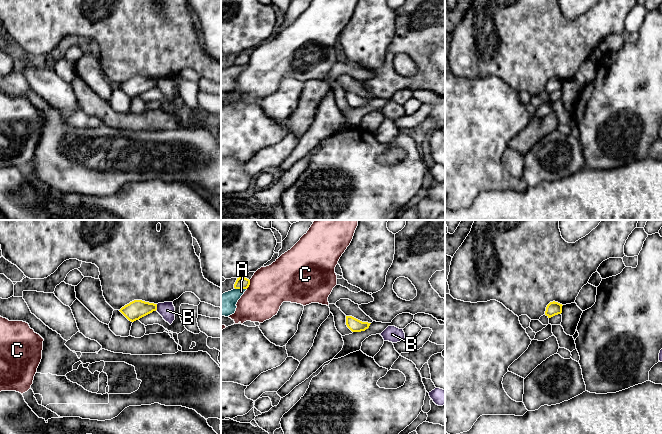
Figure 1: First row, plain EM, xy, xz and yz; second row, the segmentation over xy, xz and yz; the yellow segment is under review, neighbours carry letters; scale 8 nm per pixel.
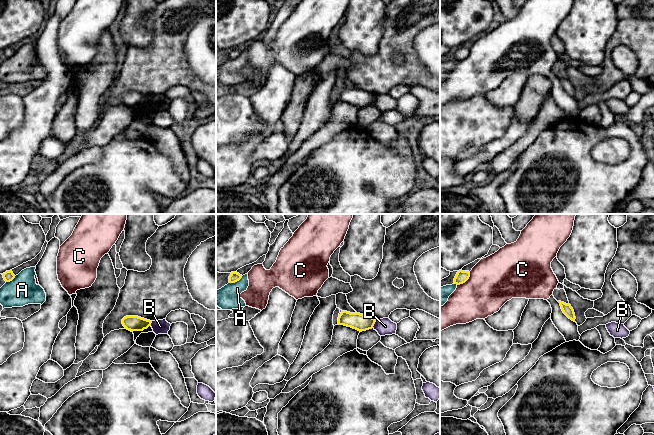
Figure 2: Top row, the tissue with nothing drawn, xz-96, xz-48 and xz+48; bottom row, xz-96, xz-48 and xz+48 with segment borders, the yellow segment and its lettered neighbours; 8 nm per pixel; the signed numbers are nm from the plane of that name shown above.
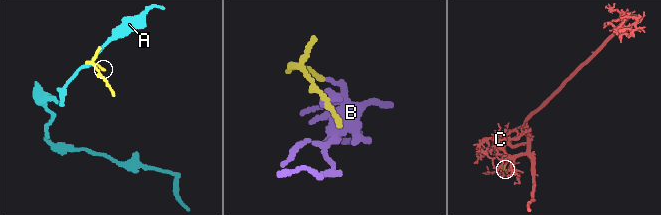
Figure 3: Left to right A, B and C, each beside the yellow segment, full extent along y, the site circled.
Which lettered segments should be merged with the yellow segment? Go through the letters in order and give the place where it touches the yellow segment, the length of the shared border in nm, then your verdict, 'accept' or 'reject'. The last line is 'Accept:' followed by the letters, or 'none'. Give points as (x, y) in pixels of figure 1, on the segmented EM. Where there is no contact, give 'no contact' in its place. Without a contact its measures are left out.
A: meets yellow in xz at (240, 288); contact 110 nm long; reject
B: meets yellow in xy at (156, 307); contact 60 nm long; reject
C: meets yellow in xz at (249, 284); contact 80 nm long; reject
Accept: none

